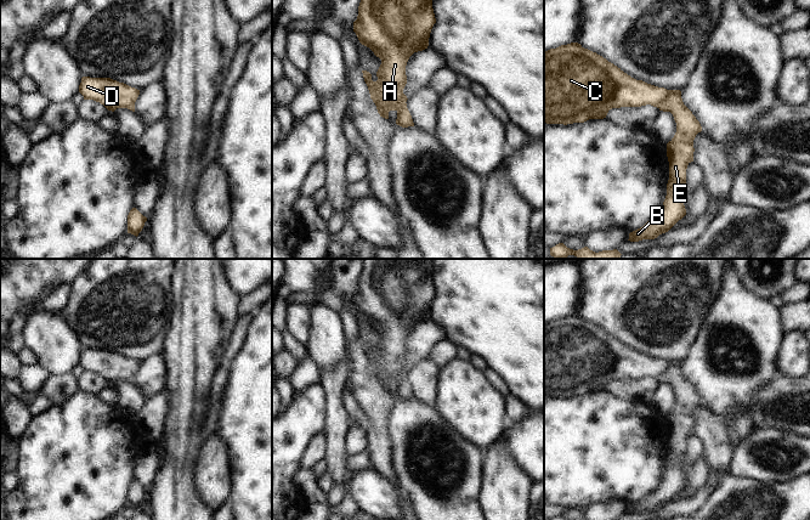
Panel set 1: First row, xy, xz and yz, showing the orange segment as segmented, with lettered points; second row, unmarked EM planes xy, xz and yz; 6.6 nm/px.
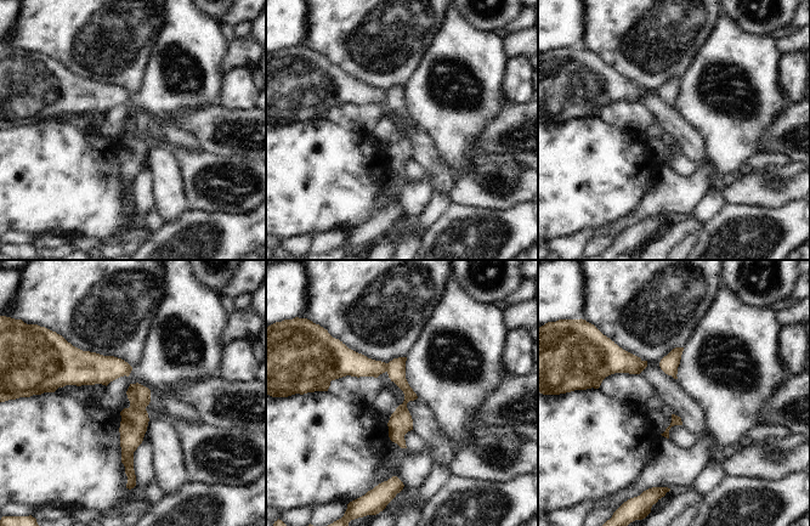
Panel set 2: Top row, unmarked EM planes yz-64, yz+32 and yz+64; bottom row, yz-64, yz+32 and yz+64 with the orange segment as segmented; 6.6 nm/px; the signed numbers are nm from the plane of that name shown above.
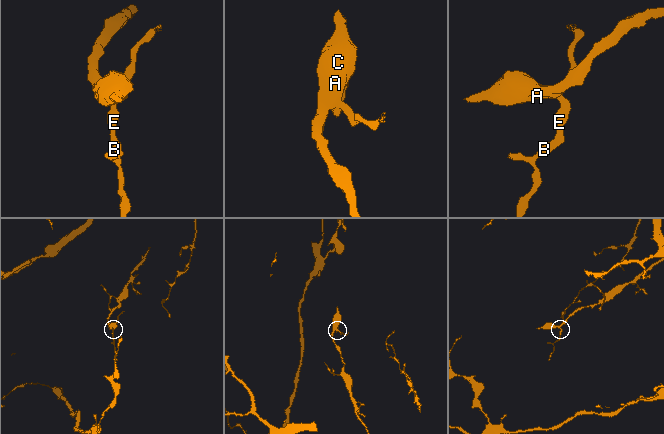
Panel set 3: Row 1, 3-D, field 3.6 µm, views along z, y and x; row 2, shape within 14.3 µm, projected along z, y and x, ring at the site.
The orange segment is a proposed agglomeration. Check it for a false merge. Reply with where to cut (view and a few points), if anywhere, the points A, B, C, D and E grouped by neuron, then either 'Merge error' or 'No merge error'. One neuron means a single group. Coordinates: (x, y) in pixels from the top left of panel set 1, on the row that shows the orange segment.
Split along yz (669, 90), (668, 97), (658, 107). Groups: A C D / B E. Merge error.

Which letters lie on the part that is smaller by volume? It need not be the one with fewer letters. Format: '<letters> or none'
B, E.

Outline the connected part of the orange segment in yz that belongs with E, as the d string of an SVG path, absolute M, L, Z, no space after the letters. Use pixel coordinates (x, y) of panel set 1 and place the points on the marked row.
M669 90L668 98L659 111L670 112L676 123L676 132L667 143L669 180L667 196L661 211L642 227L629 233L630 242L655 239L668 232L686 215L682 191L686 186L686 169L693 162L693 140L702 126L692 112L684 104L680 90Z

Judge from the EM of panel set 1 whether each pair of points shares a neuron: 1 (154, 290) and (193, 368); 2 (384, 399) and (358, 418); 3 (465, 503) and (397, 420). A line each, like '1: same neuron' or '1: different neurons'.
1: different neurons
2: different neurons
3: same neuron

